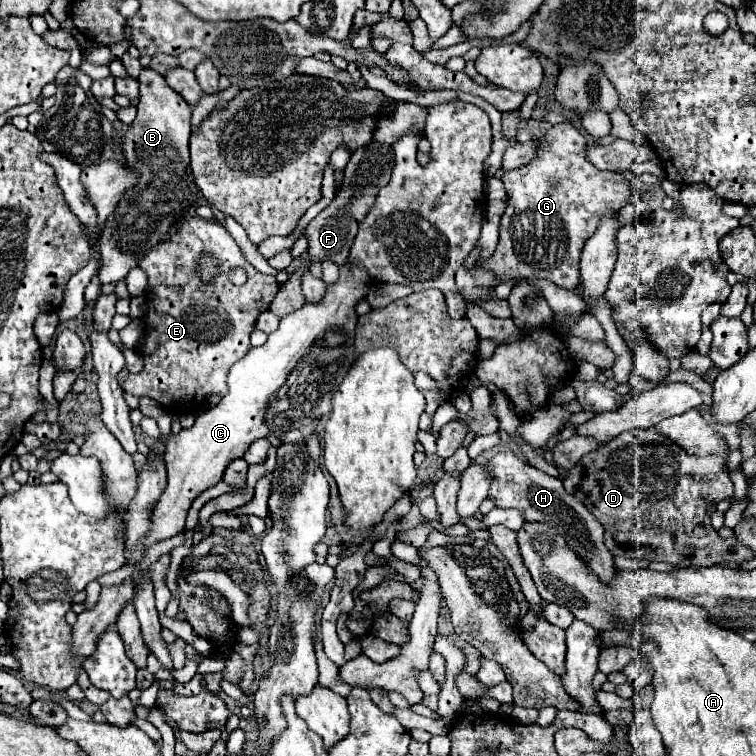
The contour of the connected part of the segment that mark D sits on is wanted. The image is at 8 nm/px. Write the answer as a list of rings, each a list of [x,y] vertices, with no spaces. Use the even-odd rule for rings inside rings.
[[[632,429],[620,433],[610,443],[598,447],[598,451],[590,451],[584,455],[576,467],[572,467],[562,481],[564,489],[582,501],[588,511],[602,523],[604,527],[604,543],[612,555],[622,555],[628,559],[648,559],[648,561],[664,561],[674,567],[714,567],[714,565],[730,565],[732,561],[740,565],[746,559],[752,559],[748,547],[744,547],[736,537],[722,539],[710,525],[710,517],[706,515],[706,505],[712,501],[722,501],[732,495],[732,479],[728,467],[722,457],[698,457],[686,455],[682,447],[678,447],[672,439],[666,439],[656,429]]]

